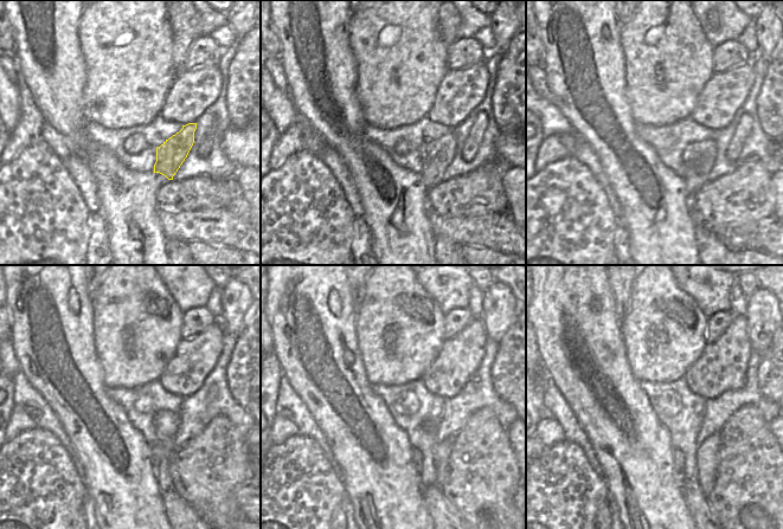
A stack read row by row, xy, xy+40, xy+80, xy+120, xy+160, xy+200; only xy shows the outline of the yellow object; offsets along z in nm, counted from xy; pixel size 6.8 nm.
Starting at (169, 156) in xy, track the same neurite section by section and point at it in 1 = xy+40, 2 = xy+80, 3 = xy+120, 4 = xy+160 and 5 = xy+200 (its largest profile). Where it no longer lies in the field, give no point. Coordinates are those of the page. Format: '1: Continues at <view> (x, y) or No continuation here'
1: Continues at xy+40 (435, 156)
2: Continues at xy+80 (698, 157)
3: Continues at xy+120 (166, 423)
4: Continues at xy+160 (416, 455)
5: Continues at xy+200 (678, 457)

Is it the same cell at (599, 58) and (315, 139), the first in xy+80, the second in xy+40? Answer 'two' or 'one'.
two

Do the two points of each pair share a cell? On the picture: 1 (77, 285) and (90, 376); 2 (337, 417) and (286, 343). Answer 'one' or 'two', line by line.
1: one
2: one

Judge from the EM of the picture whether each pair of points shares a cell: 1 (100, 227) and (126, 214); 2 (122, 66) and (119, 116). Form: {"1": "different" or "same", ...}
{"1": "different", "2": "same"}

